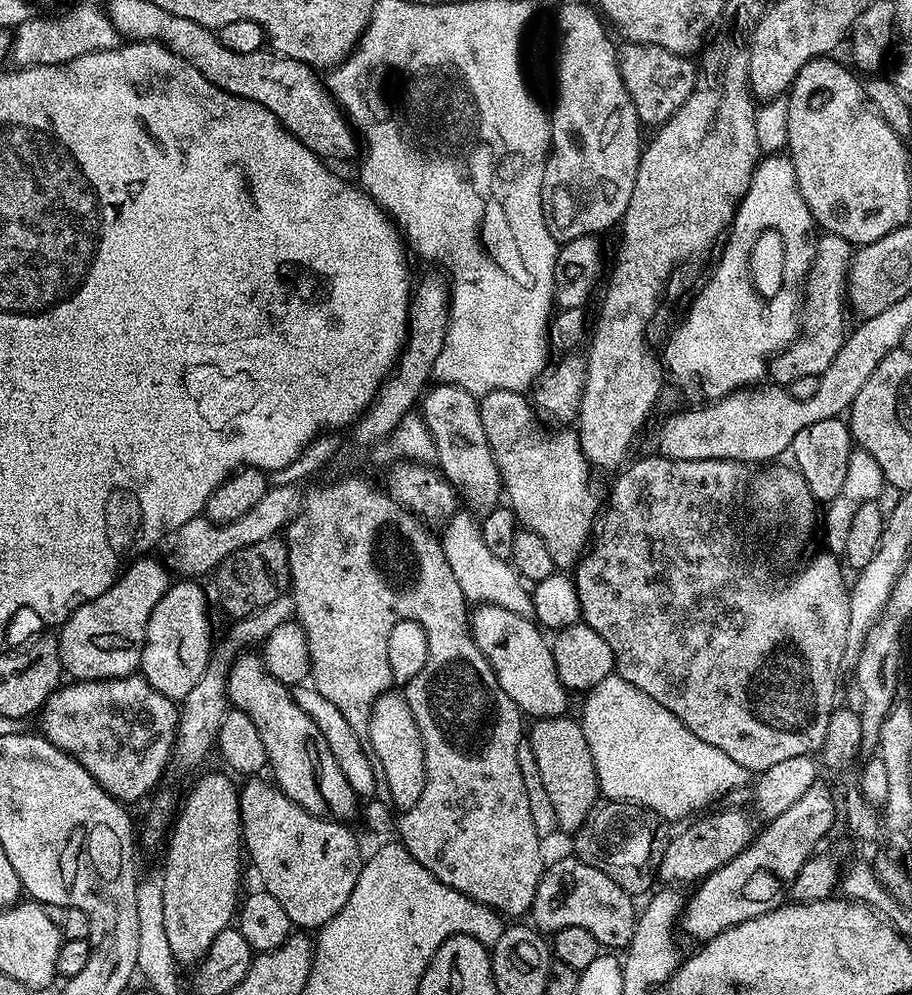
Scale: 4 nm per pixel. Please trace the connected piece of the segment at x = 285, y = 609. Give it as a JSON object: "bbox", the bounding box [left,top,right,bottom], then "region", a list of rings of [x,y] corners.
{"bbox":[174,594,294,768],"region":[[[282,594],[270,606],[262,606],[262,610],[254,610],[248,616],[241,616],[235,621],[236,624],[228,632],[224,640],[224,648],[217,647],[208,660],[206,670],[202,678],[198,678],[194,690],[190,690],[188,697],[179,705],[178,723],[176,725],[176,742],[174,745],[174,760],[182,767],[188,768],[200,763],[208,754],[216,748],[216,739],[222,726],[222,718],[230,710],[228,702],[228,670],[232,666],[234,653],[240,649],[239,646],[256,644],[263,645],[268,635],[274,629],[293,619],[294,609],[292,597]]]}

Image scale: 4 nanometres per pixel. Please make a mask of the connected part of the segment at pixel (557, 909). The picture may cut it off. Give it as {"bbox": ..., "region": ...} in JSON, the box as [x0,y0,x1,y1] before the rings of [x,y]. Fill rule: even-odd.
{"bbox":[530,854,638,950],"region":[[[568,854],[565,860],[556,860],[553,864],[551,861],[545,867],[532,903],[530,920],[544,934],[557,932],[566,926],[582,926],[582,930],[594,934],[601,949],[624,950],[632,943],[636,929],[638,908],[632,904],[635,904],[633,897],[622,890],[614,878],[606,878],[602,870],[594,870],[594,866],[586,866],[586,862]]]}

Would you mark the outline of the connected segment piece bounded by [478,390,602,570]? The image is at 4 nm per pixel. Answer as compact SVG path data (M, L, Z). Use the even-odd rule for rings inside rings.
M494 390L490 394L479 397L482 430L486 430L486 438L492 447L496 464L500 468L502 492L506 497L507 507L516 515L520 528L529 528L546 542L550 550L550 558L554 558L557 569L575 569L581 556L585 555L594 535L598 513L602 508L601 497L596 497L592 489L594 469L580 448L580 438L575 431L547 432L540 428L538 413L530 403L527 395L514 390Z

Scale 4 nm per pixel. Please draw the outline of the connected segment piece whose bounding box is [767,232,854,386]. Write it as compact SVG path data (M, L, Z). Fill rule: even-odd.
M824 232L821 237L816 240L816 257L802 285L802 307L798 313L802 331L783 352L773 356L768 365L767 375L781 386L792 384L798 378L820 377L826 366L834 362L834 354L838 354L844 344L844 308L846 312L846 293L854 248L838 234Z

